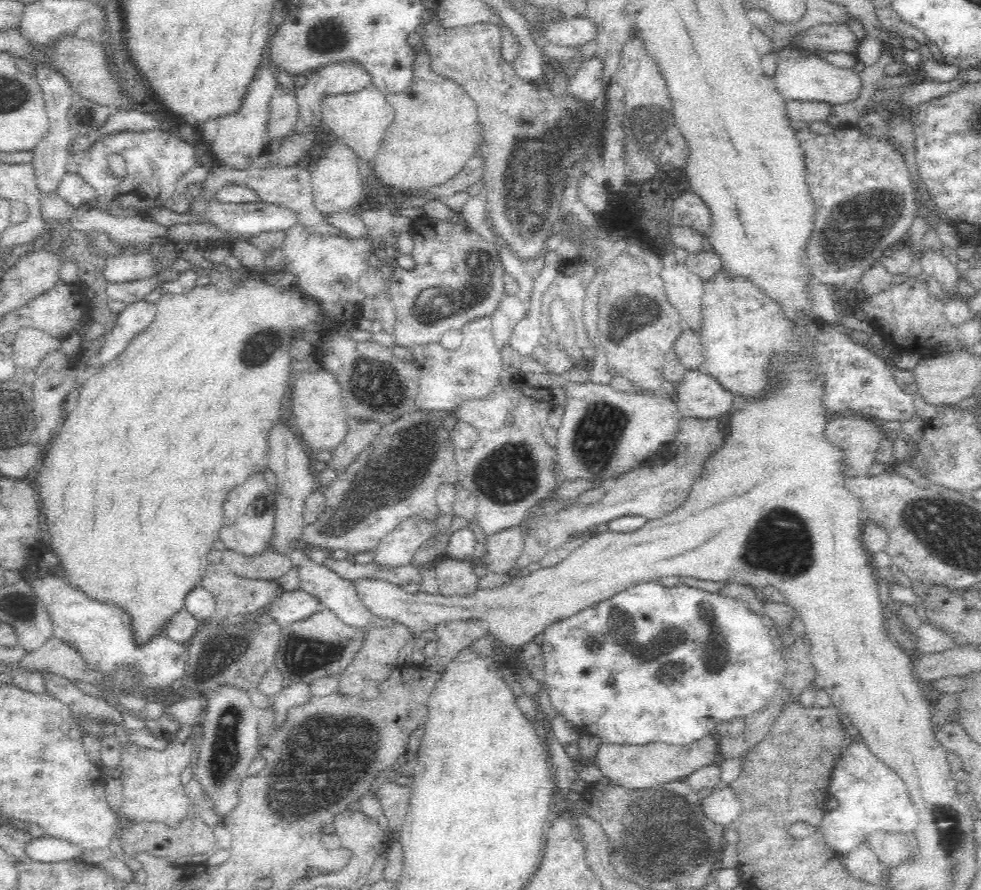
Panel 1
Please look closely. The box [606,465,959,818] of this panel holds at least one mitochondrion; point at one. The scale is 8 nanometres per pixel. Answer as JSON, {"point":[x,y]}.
{"point":[784,544]}

